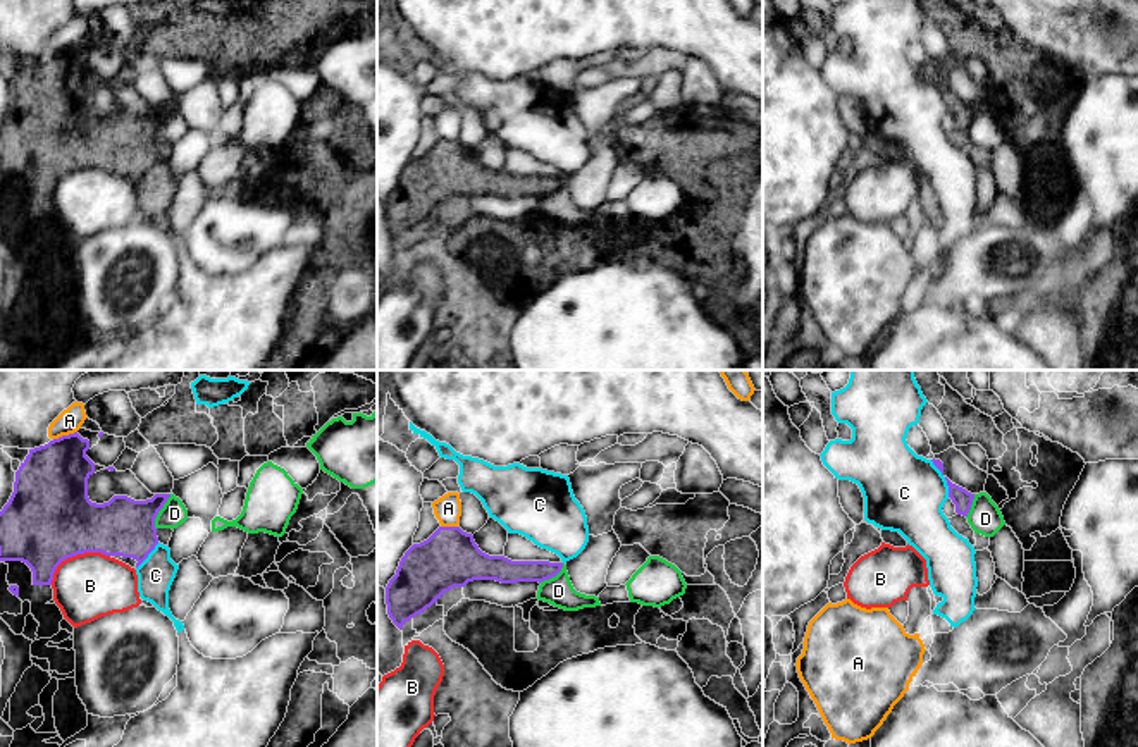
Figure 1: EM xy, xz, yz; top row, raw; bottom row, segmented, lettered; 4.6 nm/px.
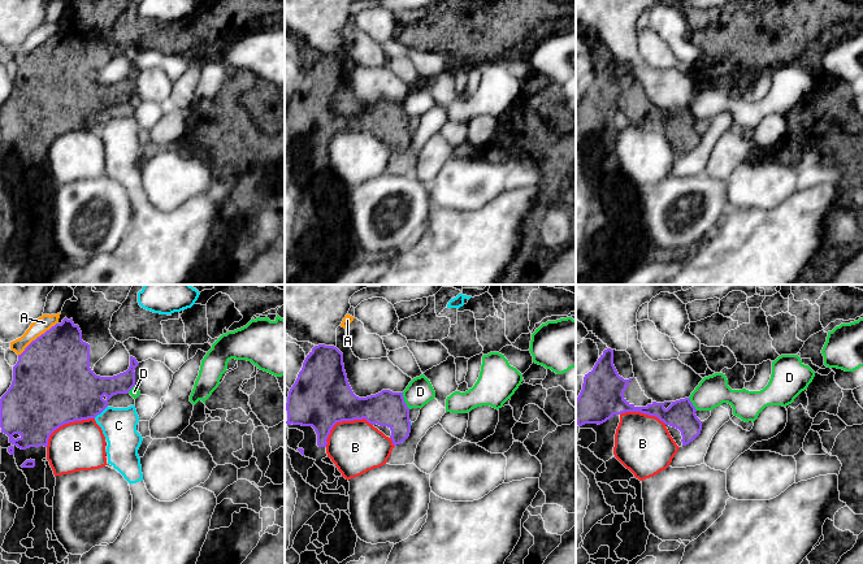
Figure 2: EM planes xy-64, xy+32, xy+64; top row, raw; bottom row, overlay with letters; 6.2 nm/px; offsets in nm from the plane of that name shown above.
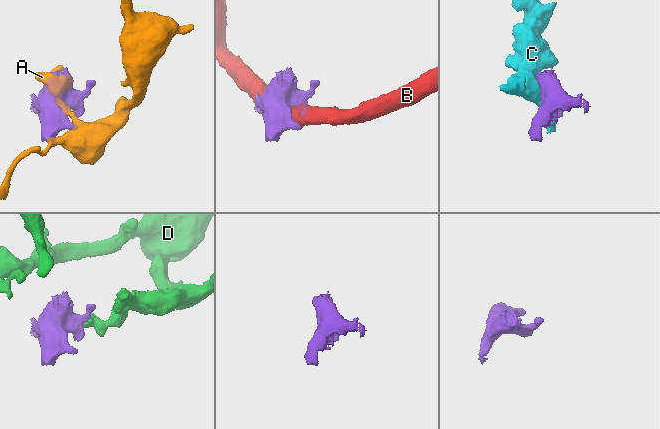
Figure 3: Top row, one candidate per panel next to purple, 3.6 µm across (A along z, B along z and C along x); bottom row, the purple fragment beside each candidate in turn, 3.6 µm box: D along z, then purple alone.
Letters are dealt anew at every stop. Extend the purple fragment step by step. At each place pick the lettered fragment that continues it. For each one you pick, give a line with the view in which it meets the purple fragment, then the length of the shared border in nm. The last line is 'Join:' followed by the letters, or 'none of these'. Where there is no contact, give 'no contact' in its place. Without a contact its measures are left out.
Join: none of these

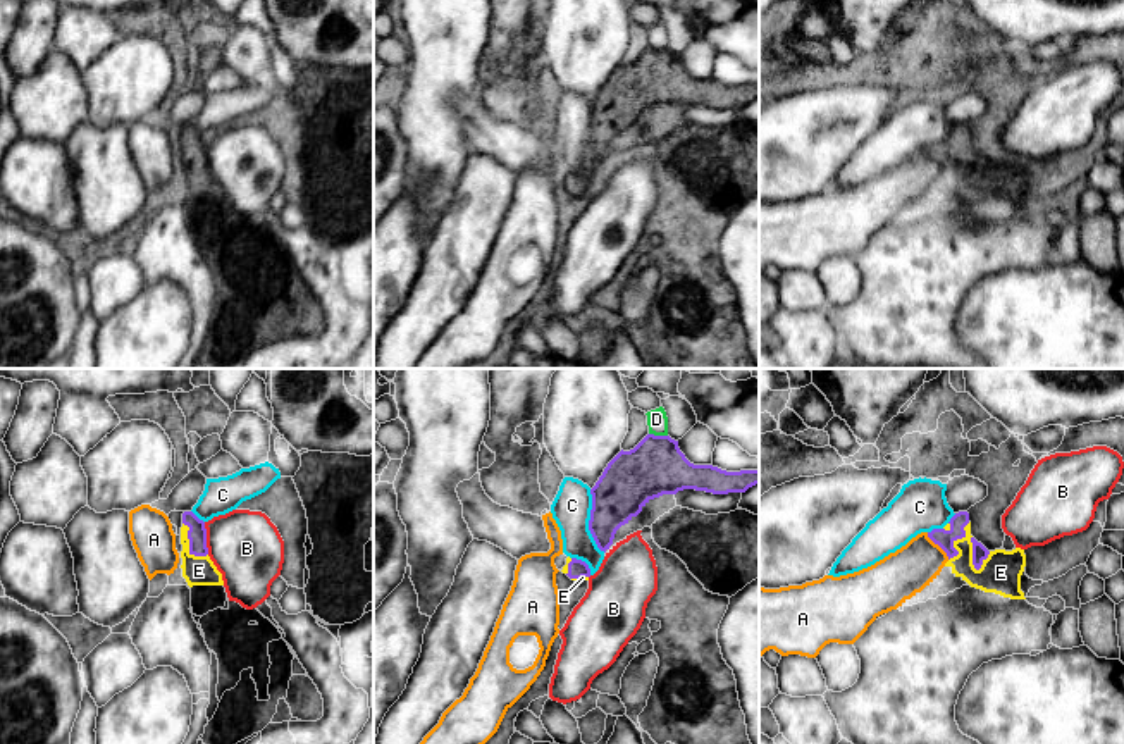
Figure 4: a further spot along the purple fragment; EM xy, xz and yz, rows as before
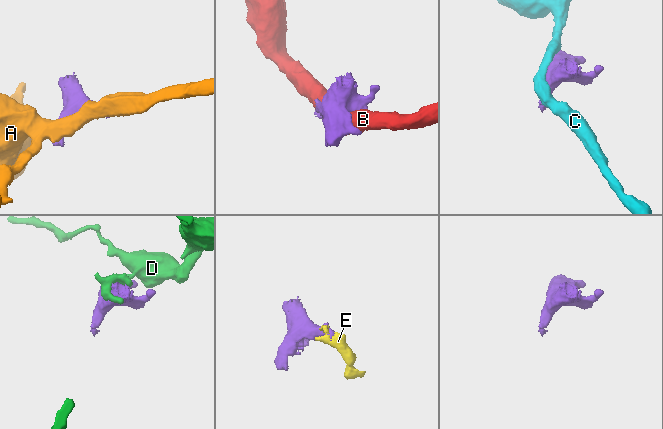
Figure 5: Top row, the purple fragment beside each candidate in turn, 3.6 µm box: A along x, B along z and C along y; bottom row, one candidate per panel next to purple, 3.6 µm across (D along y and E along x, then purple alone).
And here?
E: meets purple in yz; contact 170 nm long
Join: E

